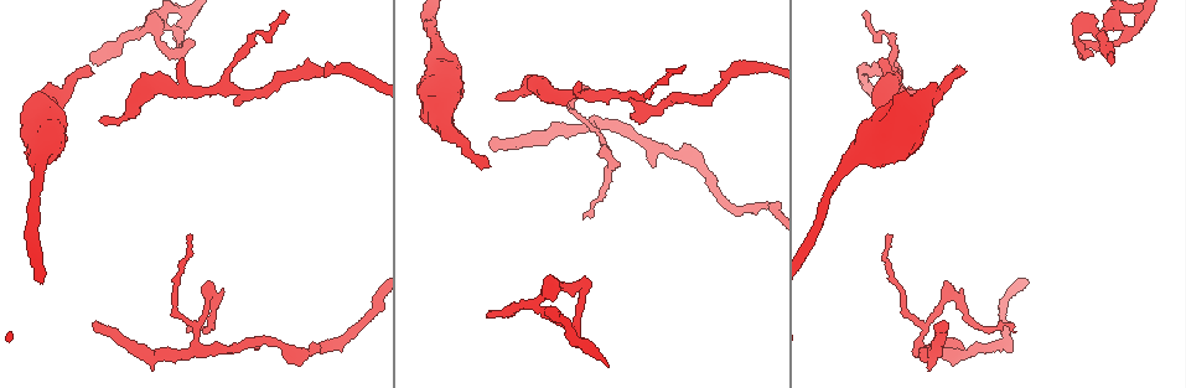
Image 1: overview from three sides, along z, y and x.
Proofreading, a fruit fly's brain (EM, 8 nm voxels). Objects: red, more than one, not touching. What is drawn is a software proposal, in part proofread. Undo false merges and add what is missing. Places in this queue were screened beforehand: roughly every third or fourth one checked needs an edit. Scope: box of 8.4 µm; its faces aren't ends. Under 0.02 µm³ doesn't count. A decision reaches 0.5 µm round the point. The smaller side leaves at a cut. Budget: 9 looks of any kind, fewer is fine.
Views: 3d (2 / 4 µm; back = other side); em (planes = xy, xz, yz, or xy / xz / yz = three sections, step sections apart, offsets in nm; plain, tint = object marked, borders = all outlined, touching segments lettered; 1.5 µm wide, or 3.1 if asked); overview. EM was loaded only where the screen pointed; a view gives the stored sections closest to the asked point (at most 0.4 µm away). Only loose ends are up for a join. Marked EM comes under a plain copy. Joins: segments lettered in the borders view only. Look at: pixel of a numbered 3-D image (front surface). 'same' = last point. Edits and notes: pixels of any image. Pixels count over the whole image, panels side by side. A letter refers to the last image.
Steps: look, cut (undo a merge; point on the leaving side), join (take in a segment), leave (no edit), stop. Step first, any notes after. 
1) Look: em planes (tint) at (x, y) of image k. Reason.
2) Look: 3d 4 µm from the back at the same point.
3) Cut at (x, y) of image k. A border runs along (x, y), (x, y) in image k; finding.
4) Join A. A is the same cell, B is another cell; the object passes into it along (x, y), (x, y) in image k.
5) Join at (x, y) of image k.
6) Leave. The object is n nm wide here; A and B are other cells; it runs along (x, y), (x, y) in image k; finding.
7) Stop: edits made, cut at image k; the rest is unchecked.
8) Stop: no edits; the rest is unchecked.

Look: 3d 2 µm at (498, 101) of image 1. Branch stops here.

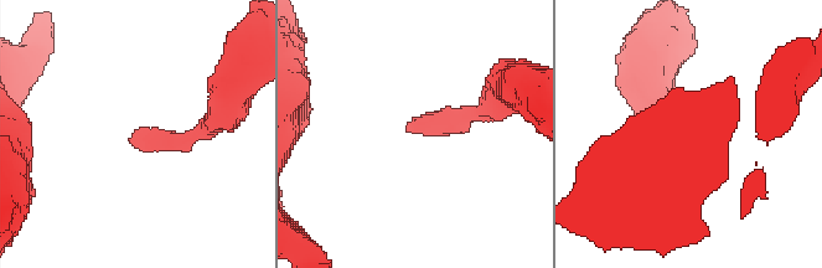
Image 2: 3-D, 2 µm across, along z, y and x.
Look: em xy step 8 (borders) at (409, 129) of image 2. Need the tissue.

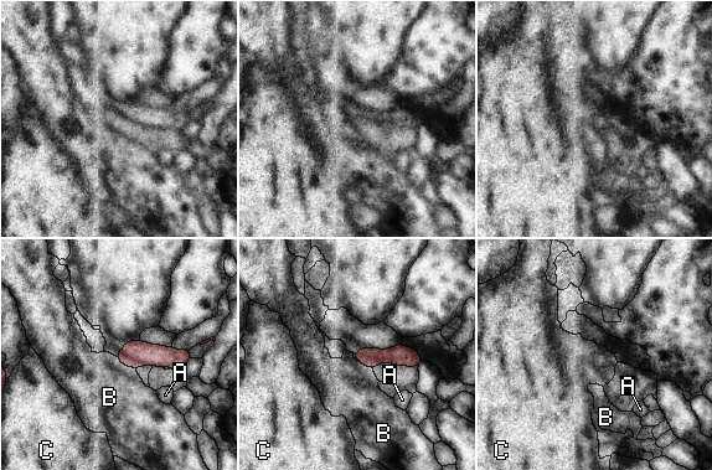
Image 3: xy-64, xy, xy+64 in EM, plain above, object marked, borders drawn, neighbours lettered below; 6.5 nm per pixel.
Look: em planes (borders) at the same point. Another direction.

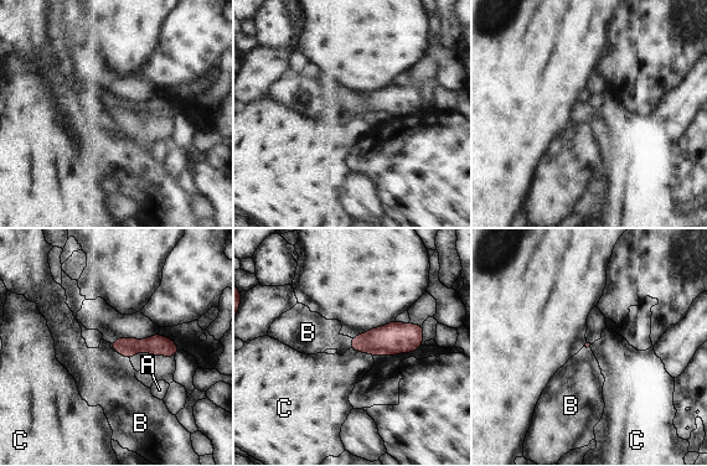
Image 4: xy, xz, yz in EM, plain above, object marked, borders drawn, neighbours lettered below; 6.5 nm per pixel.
Leave. The longest contact is with C, 160 nm; A, B and C are other cells; it runs along (115, 345), (165, 346), (174, 350) in image 4; no lettered segment goes on from it.

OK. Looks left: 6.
Look: em planes (borders) at (188, 331) of image 1. Thin end.

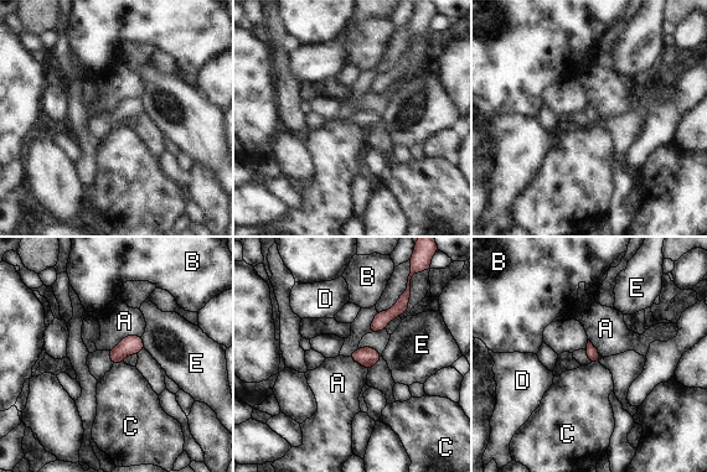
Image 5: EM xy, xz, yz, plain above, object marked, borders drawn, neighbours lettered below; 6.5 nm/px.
Leave. A, B, C, D and E are other cells; a border runs along (123, 361), (113, 364) in image 5; none of them fits.

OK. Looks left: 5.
Look: em planes (tint) at (486, 166) of image 1. An open end.

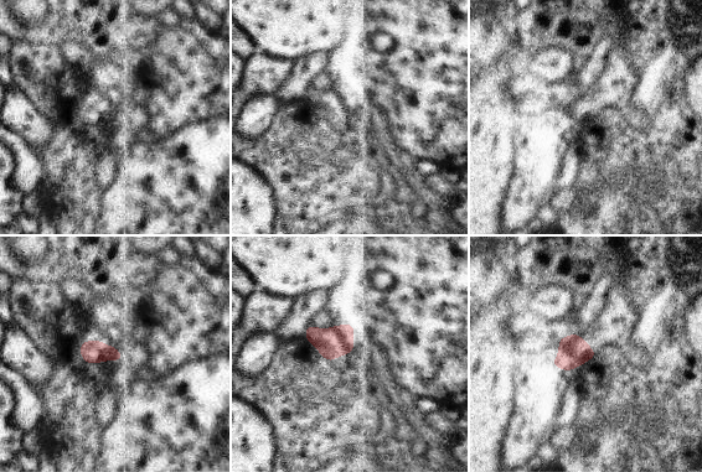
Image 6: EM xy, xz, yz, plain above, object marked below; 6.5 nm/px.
Look: em planes (borders) at the same point. See the neighbours.

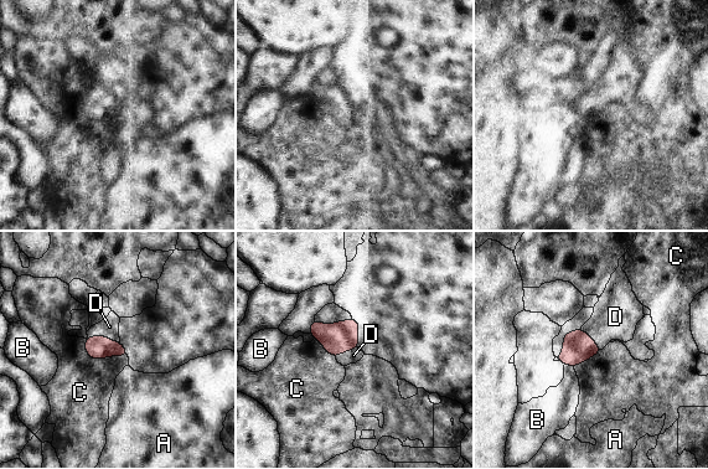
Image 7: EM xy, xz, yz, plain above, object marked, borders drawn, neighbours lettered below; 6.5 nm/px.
Join D. The object is 150 nm wide here; D is the same cell, A, B and C are other cells; the object passes into it along (97, 348), (104, 336), (109, 326) in image 7; it goes on there.

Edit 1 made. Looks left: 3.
Look: overview.

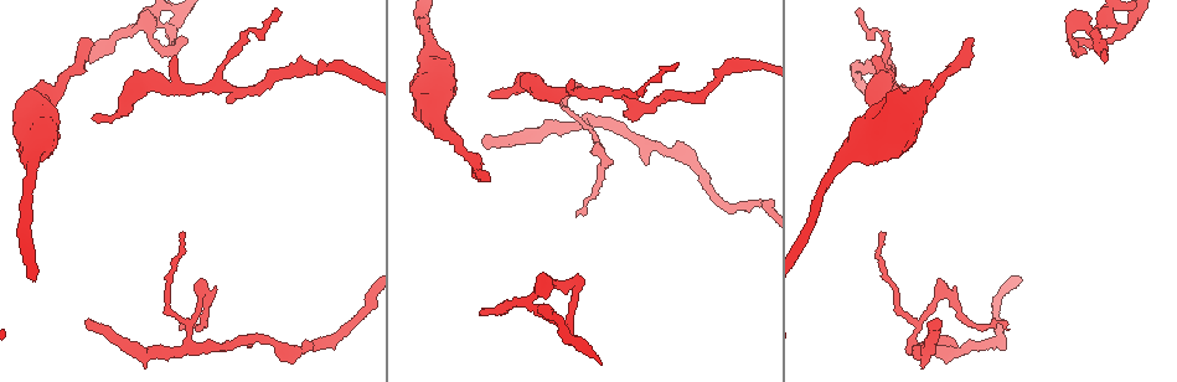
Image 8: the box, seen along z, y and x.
Look: 3d 2 µm at (174, 57) of image 8. Branch stops here.

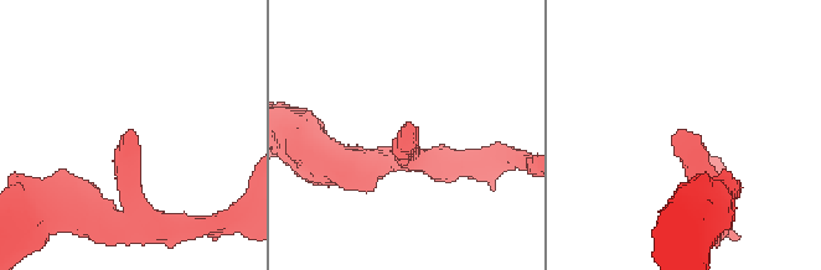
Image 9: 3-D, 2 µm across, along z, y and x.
Look: em planes (borders) at (410, 128) of image 9.

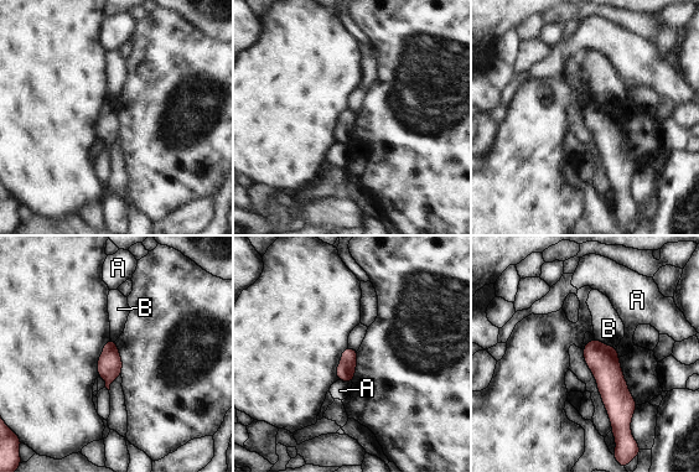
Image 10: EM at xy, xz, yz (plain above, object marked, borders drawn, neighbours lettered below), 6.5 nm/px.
Leave. A and B are other cells; no lettered segment goes on from it.

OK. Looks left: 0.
Stop: edits made, join at image 7; the rest is unchecked.

